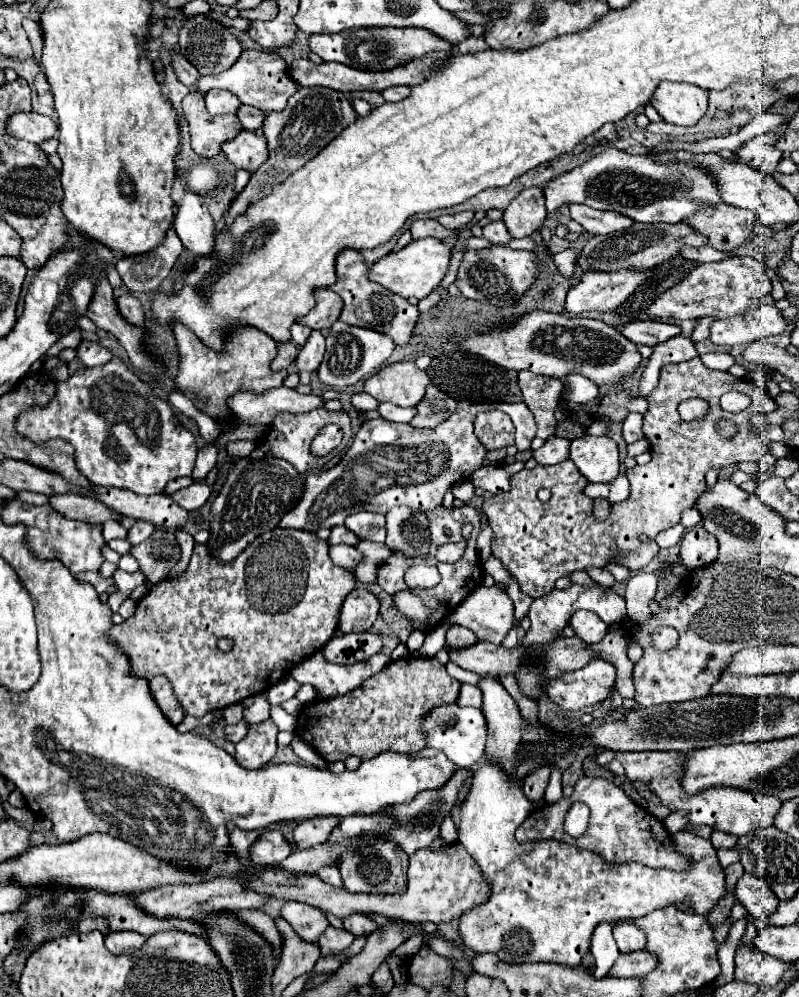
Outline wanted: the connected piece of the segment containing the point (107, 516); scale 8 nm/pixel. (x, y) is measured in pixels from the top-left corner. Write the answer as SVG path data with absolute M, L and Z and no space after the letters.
M68 494L68 496L48 496L48 504L68 520L80 520L88 524L104 524L106 520L122 520L106 504L100 504L88 496Z

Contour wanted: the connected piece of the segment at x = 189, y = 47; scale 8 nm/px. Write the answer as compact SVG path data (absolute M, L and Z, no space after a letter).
M192 16L180 30L180 54L200 74L218 74L234 66L242 48L222 24L206 16Z

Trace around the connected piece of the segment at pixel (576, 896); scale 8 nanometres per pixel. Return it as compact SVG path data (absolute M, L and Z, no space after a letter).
M484 762L472 778L472 790L462 804L460 812L460 830L458 840L466 852L476 860L484 880L490 884L490 896L484 904L470 908L460 916L460 938L466 948L474 954L502 954L508 964L520 960L528 962L554 962L562 966L580 966L584 954L590 950L590 936L598 922L620 922L636 920L656 908L670 904L682 904L684 900L692 902L692 908L698 914L710 912L726 896L726 876L718 862L716 848L710 840L704 840L692 832L672 834L676 852L688 856L692 866L690 870L676 872L670 868L648 868L640 862L628 864L606 864L604 858L596 852L582 850L564 842L528 842L520 844L514 840L514 830L526 820L526 814L532 810L532 802L524 796L522 788L516 788L508 776L490 762Z

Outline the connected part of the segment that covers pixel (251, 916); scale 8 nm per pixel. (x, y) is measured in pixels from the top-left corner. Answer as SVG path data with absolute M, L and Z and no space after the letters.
M236 910L236 916L240 916L240 920L244 920L244 924L248 924L250 928L256 928L256 932L260 932L260 936L264 936L264 940L272 942L272 948L276 948L276 958L280 956L284 938L280 934L280 930L276 928L274 920L262 912L262 910Z

